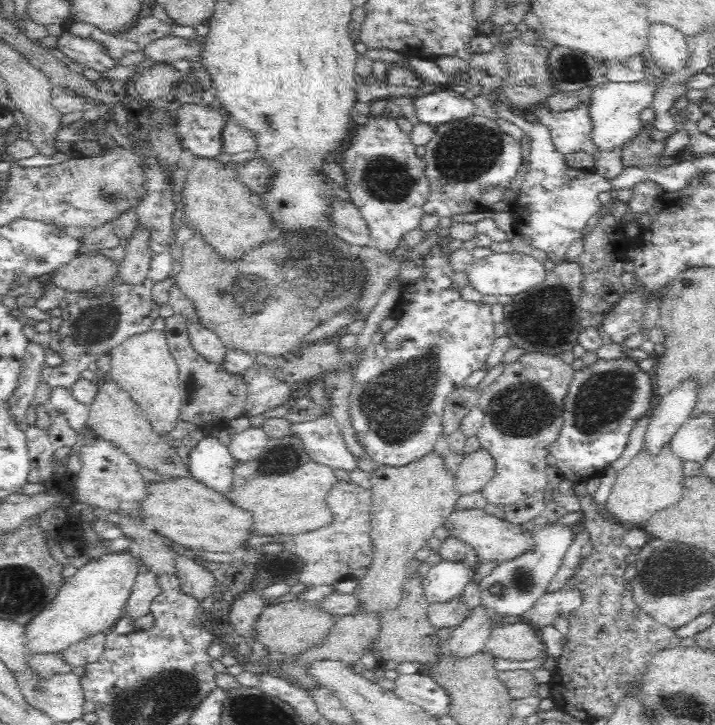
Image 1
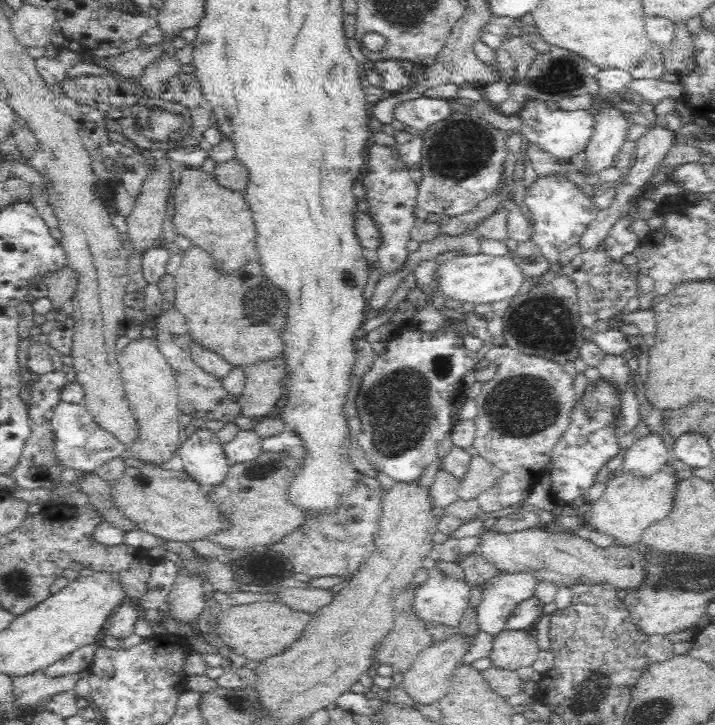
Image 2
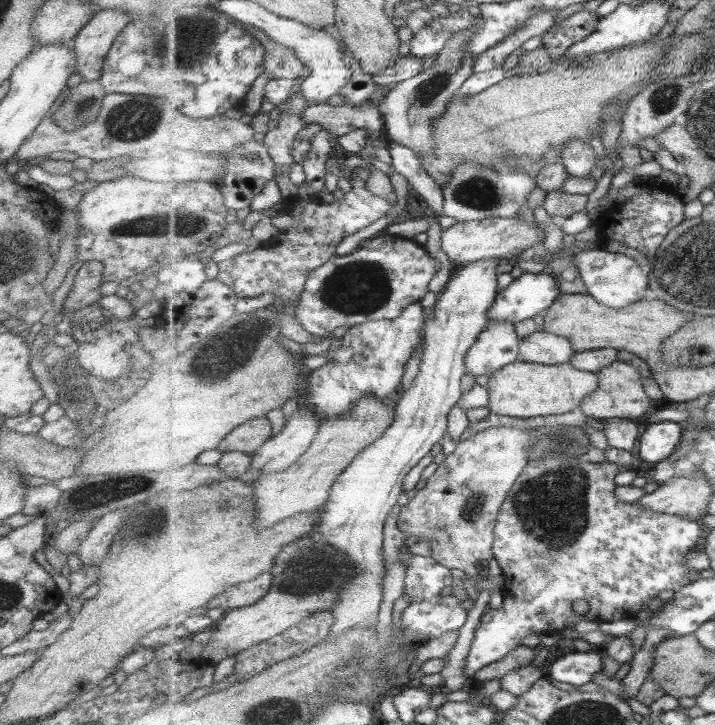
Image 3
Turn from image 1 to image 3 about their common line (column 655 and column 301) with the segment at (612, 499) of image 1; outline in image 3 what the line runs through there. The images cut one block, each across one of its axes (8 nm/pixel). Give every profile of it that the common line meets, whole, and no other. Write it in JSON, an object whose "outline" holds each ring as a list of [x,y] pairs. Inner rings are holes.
{"outline":[[[398,393],[388,400],[379,400],[377,396],[361,398],[351,412],[345,412],[333,420],[322,421],[321,430],[313,439],[311,448],[295,464],[279,474],[263,476],[253,482],[257,496],[255,526],[271,528],[291,516],[320,511],[329,500],[331,487],[337,483],[347,467],[395,423],[400,396],[401,393]]]}

